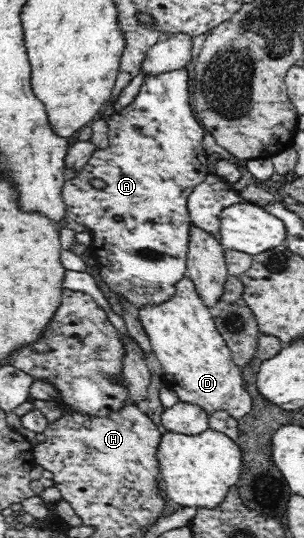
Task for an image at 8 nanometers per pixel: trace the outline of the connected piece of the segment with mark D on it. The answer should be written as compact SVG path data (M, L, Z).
M185 276L177 281L175 287L176 293L168 301L143 305L138 312L141 324L149 335L152 352L161 363L163 382L177 393L179 400L201 406L207 415L223 409L239 420L253 404L244 386L243 371L234 364L232 352L193 281Z

